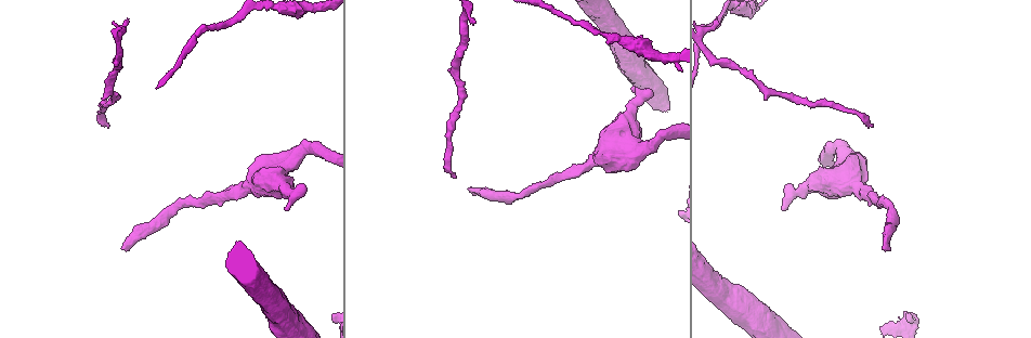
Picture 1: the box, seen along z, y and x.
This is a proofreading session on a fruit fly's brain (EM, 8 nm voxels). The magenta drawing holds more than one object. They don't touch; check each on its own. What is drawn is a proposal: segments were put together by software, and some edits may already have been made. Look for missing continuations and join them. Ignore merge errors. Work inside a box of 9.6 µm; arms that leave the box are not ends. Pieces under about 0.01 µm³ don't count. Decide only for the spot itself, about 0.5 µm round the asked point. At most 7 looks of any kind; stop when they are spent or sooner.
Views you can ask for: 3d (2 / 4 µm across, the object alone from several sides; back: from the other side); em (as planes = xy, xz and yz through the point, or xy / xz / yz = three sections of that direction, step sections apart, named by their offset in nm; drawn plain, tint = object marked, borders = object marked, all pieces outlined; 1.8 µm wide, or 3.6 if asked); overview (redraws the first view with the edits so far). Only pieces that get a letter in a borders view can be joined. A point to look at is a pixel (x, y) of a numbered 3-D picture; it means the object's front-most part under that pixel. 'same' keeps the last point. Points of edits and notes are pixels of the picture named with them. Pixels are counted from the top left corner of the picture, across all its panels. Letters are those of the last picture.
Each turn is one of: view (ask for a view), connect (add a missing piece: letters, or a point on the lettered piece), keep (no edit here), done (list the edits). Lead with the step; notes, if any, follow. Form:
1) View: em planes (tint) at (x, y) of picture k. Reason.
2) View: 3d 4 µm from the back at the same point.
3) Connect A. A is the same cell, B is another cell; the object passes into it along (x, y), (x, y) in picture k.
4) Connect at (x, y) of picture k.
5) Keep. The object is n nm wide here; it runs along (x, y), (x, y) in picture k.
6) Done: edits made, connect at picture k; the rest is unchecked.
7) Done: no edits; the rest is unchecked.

View: 3d 2 µm at (469, 187) of picture 1. Long arm stops here.

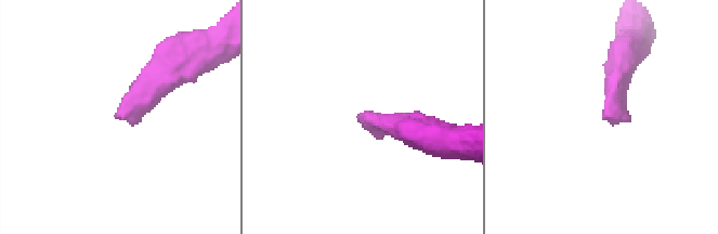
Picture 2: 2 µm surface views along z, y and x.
View: em xz step 8 (tint) at (364, 110) of picture 2.

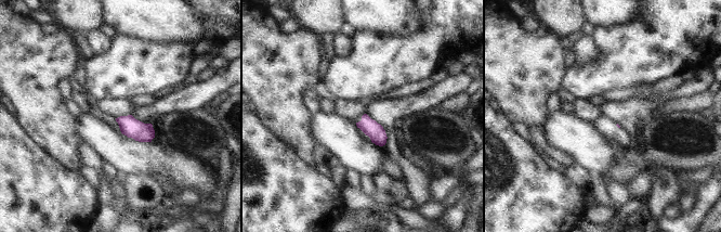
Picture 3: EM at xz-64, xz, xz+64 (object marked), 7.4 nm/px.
View: em planes (borders) at the same point.

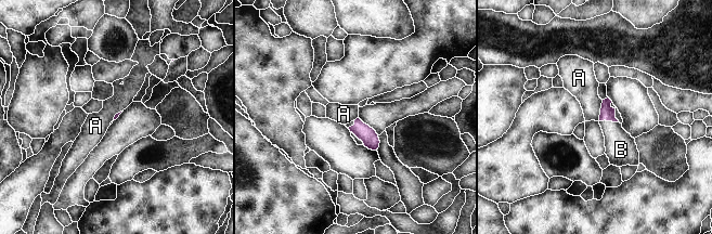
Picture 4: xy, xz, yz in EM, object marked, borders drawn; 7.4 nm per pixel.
Connect B. B is the same cell, A is another cell; the object passes into it along (607, 113), (609, 120), (621, 150) in picture 4; the cell continues.

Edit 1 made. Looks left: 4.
View: overview. Redraw.

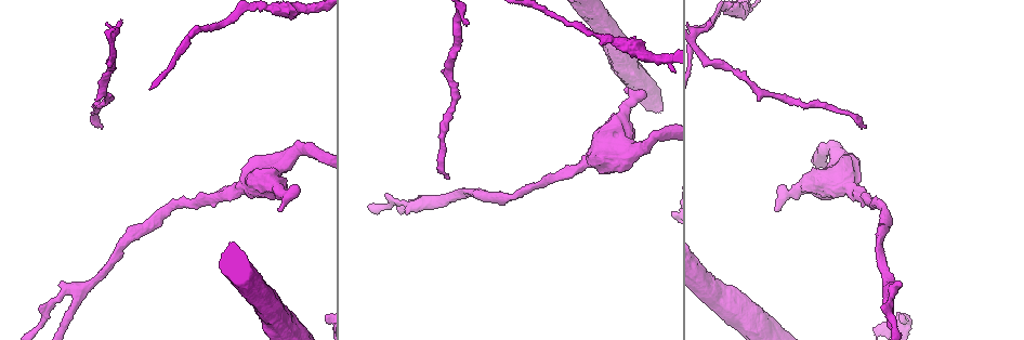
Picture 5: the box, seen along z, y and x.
View: em xy step 4 (borders) at (121, 22) of picture 5. Branch stops here.

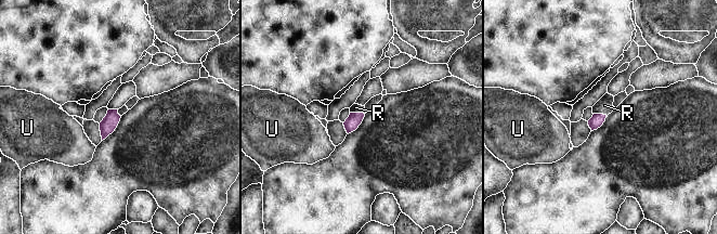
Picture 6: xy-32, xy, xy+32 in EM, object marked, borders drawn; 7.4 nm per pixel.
Connect R. R is the same cell, U is another cell; the object passes into it along (354, 119), (357, 113), (355, 107) in picture 6; the cell continues.

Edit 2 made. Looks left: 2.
Done: edits made, connect at picture 4, connect at picture 6; the rest is unchecked.

